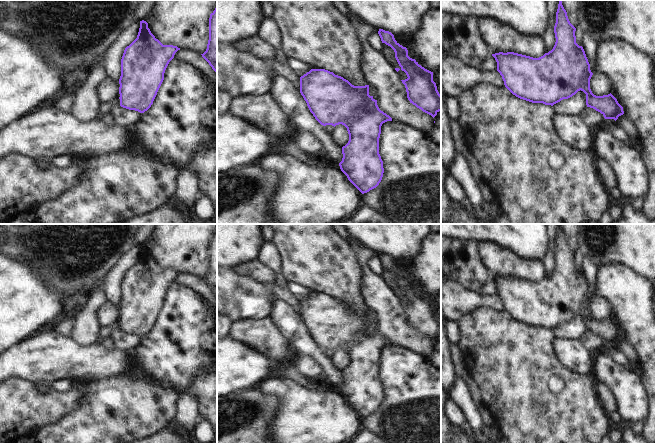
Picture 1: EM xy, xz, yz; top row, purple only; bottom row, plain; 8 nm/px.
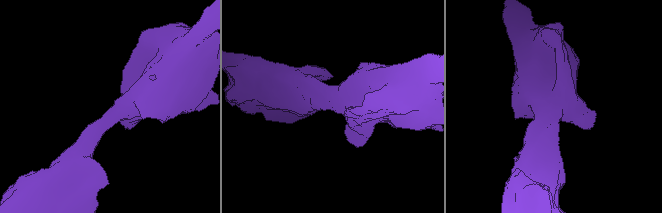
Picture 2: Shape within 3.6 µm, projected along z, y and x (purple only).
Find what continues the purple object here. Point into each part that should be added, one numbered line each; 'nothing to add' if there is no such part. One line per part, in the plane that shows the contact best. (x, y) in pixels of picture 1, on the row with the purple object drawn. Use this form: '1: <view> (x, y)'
nothing to add

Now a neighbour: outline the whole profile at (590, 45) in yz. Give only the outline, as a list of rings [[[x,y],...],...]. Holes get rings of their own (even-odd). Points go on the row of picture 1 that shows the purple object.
[[[584,32],[582,47],[585,51],[586,57],[590,64],[590,70],[592,73],[596,71],[596,57],[598,50],[598,42],[589,32]]]

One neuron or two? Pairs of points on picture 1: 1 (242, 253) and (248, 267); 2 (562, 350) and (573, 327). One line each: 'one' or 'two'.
1: two
2: two

